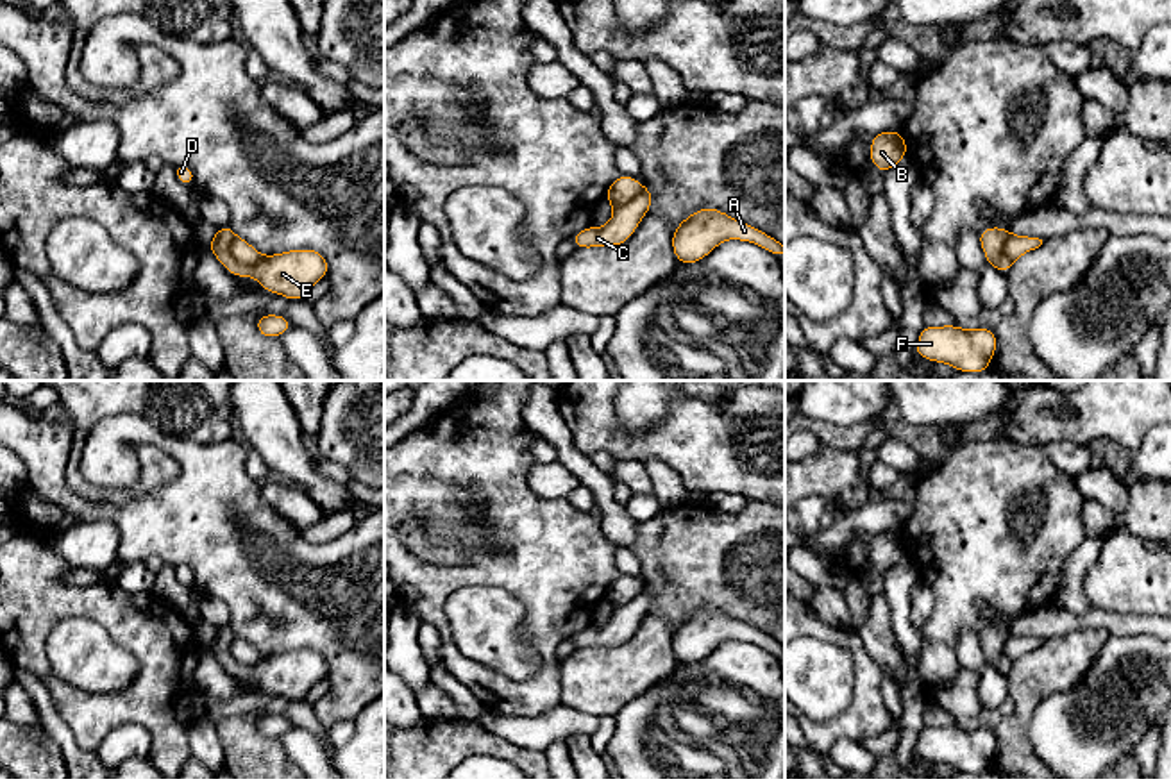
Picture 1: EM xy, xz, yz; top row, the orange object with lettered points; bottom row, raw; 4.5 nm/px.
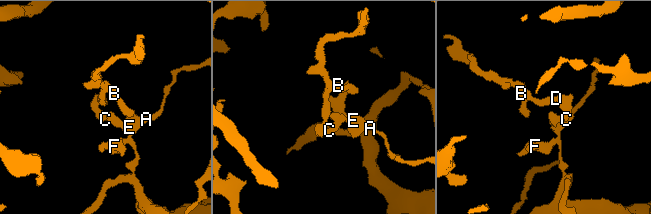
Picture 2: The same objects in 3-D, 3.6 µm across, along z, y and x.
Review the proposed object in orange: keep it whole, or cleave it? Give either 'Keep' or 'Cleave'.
Cleave

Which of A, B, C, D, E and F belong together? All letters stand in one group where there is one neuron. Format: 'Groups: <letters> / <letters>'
Groups: A E F / B C D

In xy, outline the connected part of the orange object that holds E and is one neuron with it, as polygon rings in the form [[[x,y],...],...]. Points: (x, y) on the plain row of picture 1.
[[[231,625],[218,627],[207,649],[229,674],[243,679],[256,677],[265,691],[282,695],[290,700],[304,700],[307,691],[327,677],[327,659],[311,649],[263,656],[256,666],[241,666],[231,654],[234,636]]]

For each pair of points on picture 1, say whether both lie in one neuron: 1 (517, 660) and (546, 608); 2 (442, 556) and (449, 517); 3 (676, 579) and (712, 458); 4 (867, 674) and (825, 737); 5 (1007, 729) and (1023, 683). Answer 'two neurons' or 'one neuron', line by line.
1: two neurons
2: two neurons
3: two neurons
4: one neuron
5: one neuron

